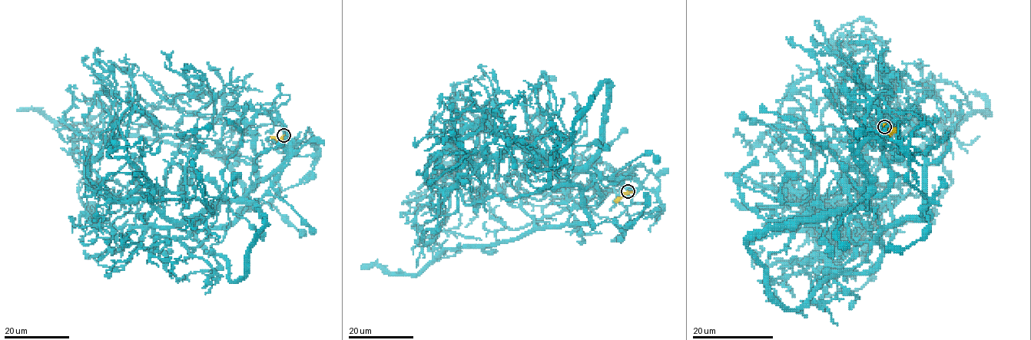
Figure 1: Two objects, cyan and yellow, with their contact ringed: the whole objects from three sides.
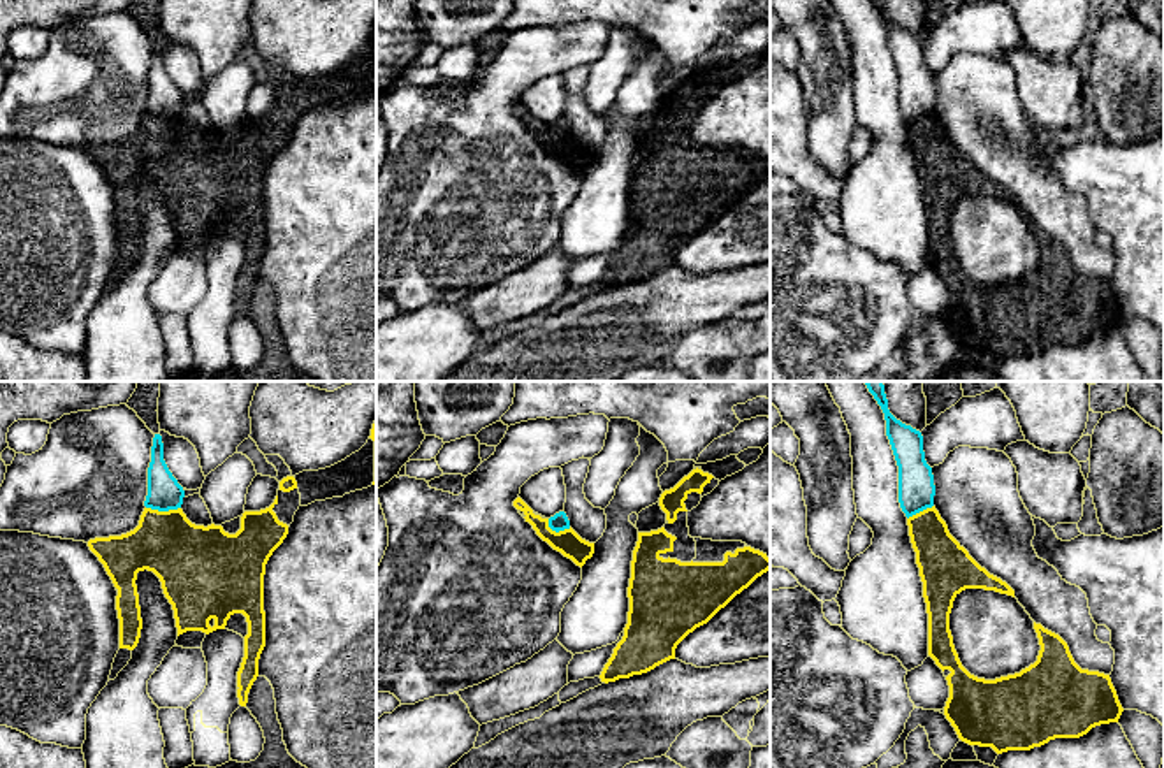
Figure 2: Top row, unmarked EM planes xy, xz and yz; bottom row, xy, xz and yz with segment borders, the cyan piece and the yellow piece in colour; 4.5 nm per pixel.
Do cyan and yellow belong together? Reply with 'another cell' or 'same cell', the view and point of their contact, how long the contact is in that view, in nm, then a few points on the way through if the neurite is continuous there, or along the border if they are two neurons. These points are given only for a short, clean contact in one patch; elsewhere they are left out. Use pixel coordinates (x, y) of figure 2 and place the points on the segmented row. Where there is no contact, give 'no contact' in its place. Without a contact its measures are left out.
another cell; contact xy (164, 510); length 160 nm; border xy (146, 507), (159, 510), (180, 508)

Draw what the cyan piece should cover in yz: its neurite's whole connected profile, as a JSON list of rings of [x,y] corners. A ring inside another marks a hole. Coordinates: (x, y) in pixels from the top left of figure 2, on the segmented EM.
[[[883,381],[865,385],[884,413],[886,436],[898,466],[898,503],[909,518],[934,506],[935,485],[932,467],[925,460],[923,436],[890,413]]]

